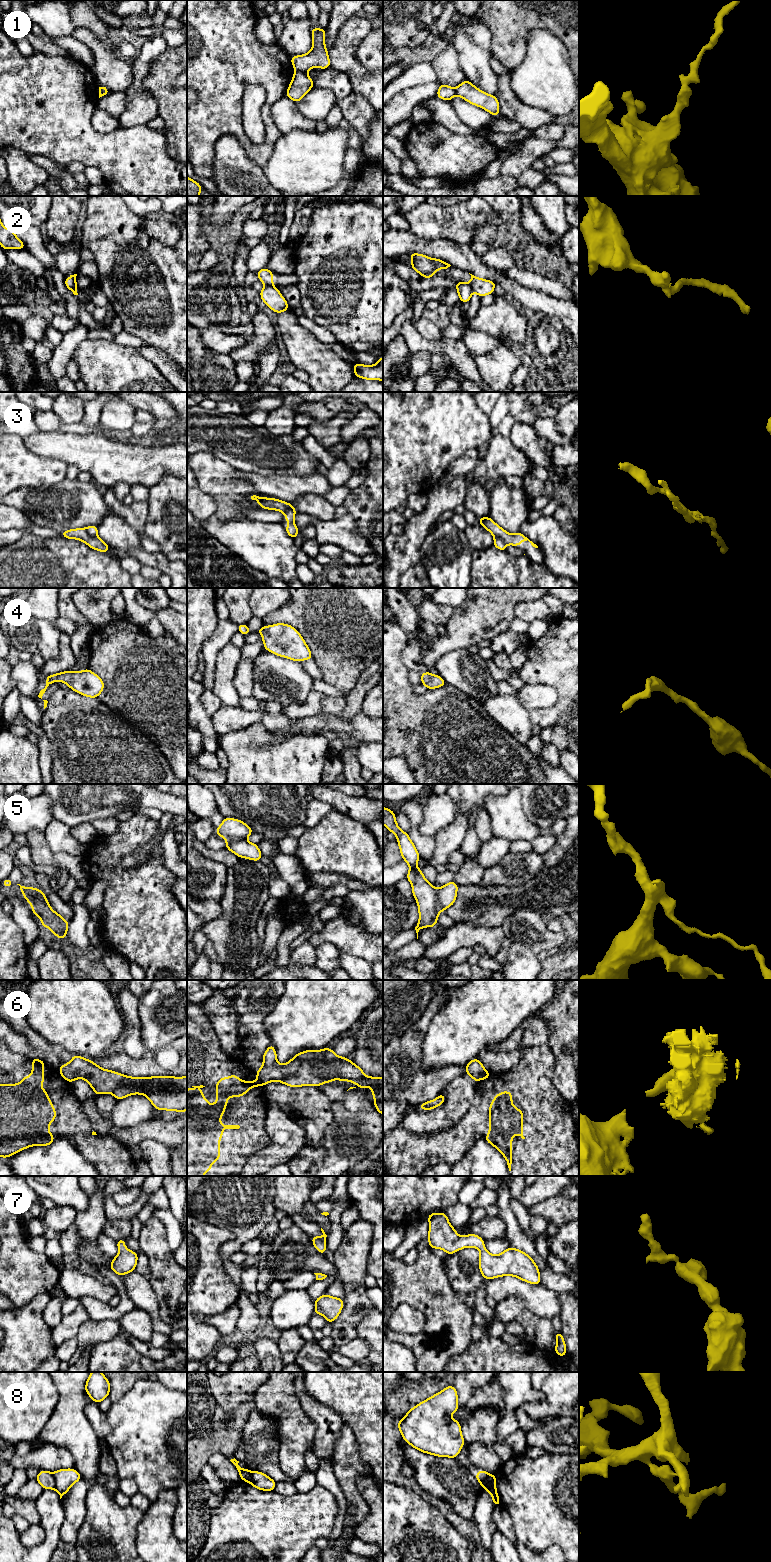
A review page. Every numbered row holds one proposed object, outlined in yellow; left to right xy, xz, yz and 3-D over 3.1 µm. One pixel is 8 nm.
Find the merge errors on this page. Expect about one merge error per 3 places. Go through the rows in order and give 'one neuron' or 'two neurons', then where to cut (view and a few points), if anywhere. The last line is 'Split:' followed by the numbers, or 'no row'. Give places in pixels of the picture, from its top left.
1: two neurons; cut in xz along (296, 70), (305, 73)
2: two neurons; cut in xz along (265, 284), (272, 286)
3: two neurons; cut in xy along (85, 528), (90, 535), (96, 536)
4: one neuron; no cut
5: two neurons; cut in xy along (24, 896), (28, 893), (33, 893), (47, 903)
6: two neurons; cut in xz along (258, 1078), (263, 1084)
7: one neuron; no cut
8: two neurons; cut in xy along (52, 1473), (55, 1479), (55, 1488)
Split: 1, 2, 3, 5, 6, 8

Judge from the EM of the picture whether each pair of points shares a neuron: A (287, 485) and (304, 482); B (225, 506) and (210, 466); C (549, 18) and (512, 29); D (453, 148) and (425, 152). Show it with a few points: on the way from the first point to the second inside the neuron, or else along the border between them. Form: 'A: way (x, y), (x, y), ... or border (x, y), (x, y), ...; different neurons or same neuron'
A: way (291, 485), (300, 485); same neuron
B: way (225, 496), (225, 486), (215, 476); same neuron
C: way (540, 18), (523, 18), (521, 20); same neuron
D: way (446, 153), (432, 153); same neuron

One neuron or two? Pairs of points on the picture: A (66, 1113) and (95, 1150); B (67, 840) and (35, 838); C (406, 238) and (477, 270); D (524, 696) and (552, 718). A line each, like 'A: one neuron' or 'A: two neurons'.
A: one neuron
B: two neurons
C: one neuron
D: two neurons

